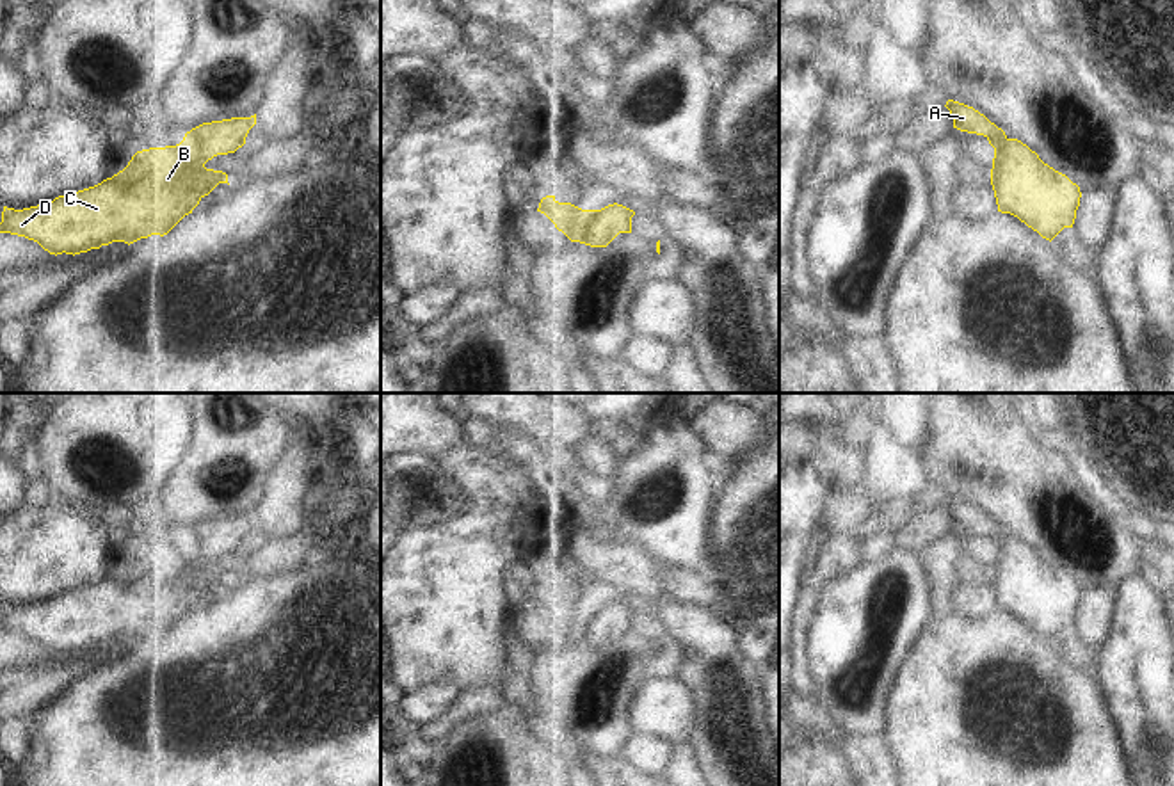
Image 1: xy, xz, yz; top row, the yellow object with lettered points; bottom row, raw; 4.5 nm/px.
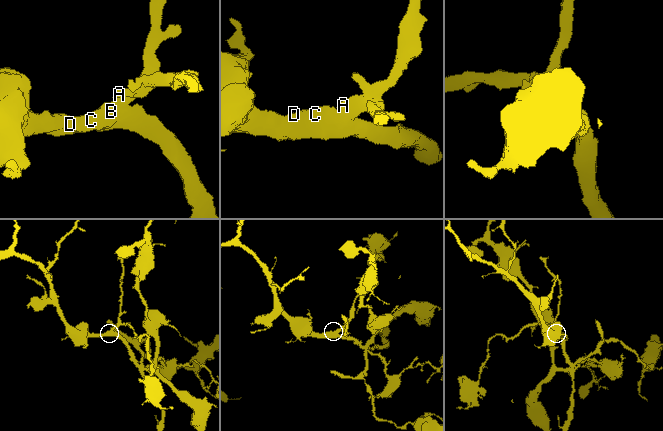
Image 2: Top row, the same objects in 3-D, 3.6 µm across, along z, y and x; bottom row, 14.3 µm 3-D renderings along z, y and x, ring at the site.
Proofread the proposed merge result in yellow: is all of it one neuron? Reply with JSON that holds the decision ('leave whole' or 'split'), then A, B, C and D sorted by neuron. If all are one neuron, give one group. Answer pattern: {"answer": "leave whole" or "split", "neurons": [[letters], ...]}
{"answer": "leave whole", "neurons": [["A", "B", "C", "D"]]}

